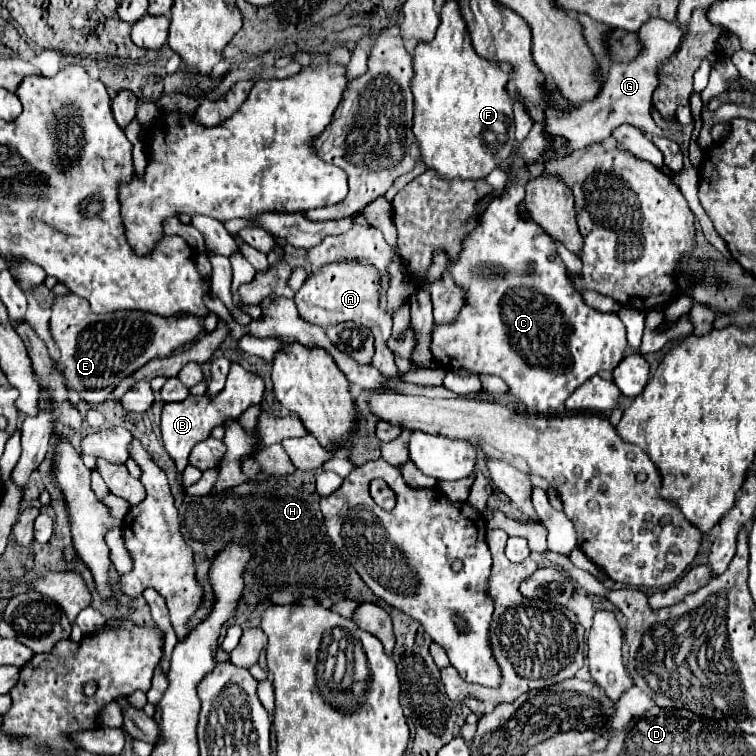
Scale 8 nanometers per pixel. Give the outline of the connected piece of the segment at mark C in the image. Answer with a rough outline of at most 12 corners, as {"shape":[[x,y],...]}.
{"shape":[[531,174],[465,239],[467,303],[435,325],[445,369],[497,375],[551,415],[623,359],[589,307],[525,221]]}

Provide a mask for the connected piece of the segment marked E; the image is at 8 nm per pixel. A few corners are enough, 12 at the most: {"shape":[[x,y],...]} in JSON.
{"shape":[[59,295],[51,335],[89,405],[203,331],[203,317]]}

